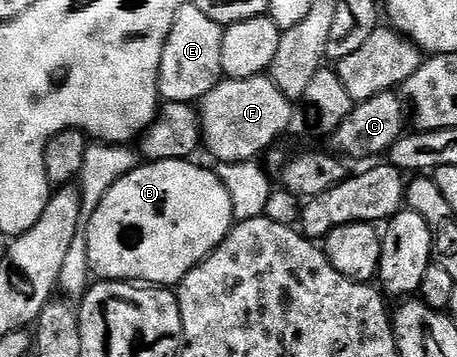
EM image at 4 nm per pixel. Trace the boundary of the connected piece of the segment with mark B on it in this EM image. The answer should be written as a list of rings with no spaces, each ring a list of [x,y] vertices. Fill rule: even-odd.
[[[143,162],[105,194],[85,229],[89,262],[96,277],[175,286],[226,238],[235,220],[230,192],[216,171],[191,163],[195,162]]]

